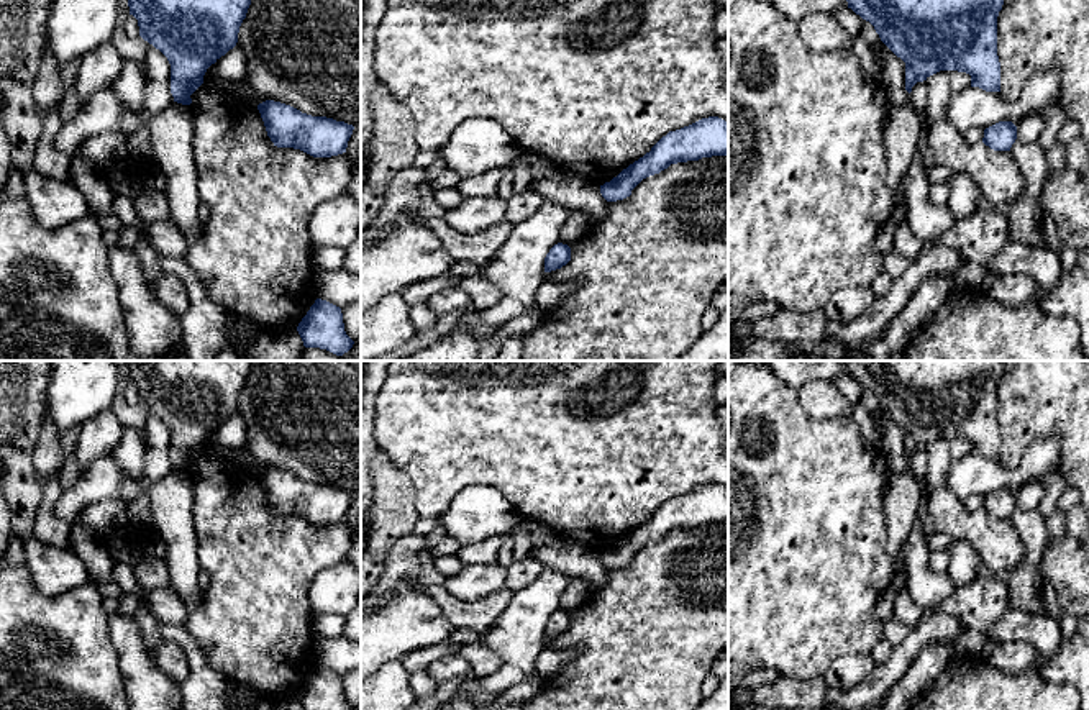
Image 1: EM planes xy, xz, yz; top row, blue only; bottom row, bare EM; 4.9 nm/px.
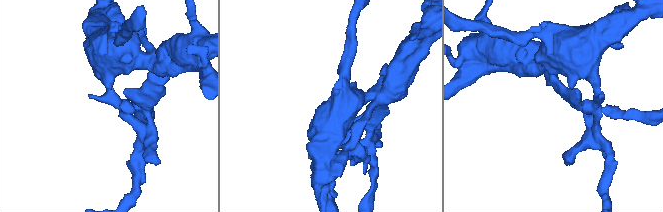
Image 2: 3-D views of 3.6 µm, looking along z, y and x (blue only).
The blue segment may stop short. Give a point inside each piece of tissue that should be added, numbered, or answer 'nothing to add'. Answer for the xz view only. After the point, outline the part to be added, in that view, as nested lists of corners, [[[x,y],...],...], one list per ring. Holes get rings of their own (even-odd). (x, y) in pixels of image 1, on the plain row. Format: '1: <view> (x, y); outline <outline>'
nothing to add

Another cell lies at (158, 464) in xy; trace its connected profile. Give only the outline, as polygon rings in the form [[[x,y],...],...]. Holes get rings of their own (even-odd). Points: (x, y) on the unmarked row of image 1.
[[[146,408],[146,451],[143,477],[154,484],[166,477],[174,464],[171,461],[171,431],[167,425]]]

